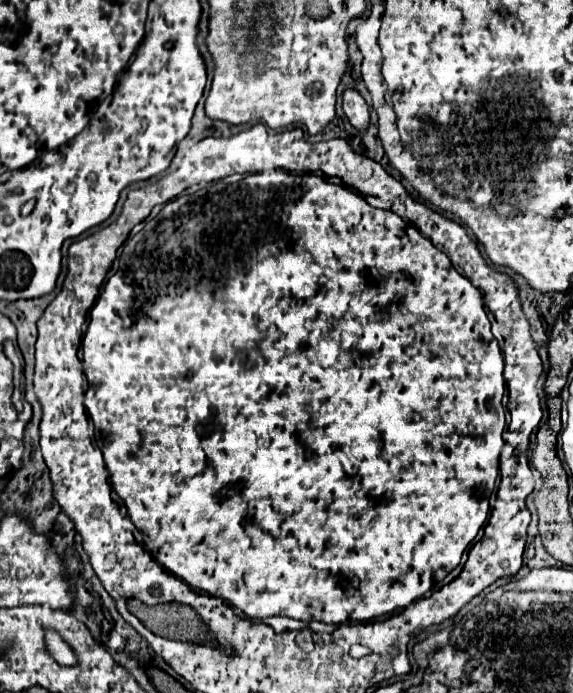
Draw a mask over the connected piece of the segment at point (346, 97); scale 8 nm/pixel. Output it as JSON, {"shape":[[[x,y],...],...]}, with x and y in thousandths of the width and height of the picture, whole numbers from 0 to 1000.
{"shape":[[[616,127],[602,130],[602,136],[599,136],[599,162],[602,162],[606,173],[623,188],[637,190],[644,185],[644,156],[640,156],[634,139],[623,130],[616,130]]]}

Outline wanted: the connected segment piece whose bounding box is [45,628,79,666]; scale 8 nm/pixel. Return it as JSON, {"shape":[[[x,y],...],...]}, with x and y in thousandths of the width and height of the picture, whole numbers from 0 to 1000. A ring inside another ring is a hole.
{"shape":[[[82,906],[79,912],[79,935],[103,961],[131,961],[138,955],[127,935],[92,906]]]}

